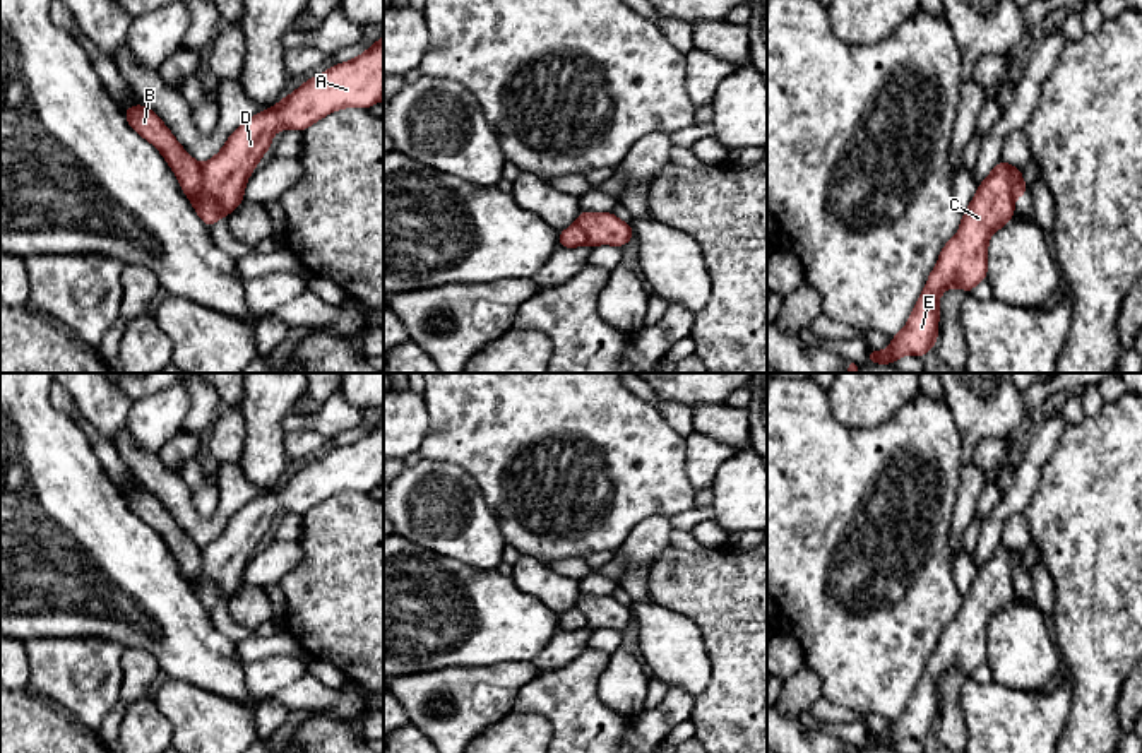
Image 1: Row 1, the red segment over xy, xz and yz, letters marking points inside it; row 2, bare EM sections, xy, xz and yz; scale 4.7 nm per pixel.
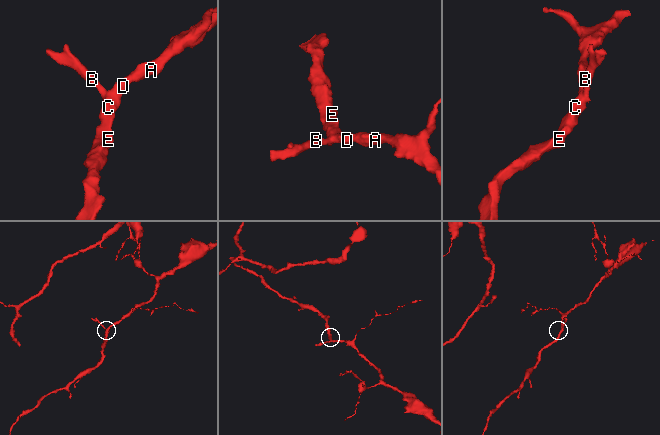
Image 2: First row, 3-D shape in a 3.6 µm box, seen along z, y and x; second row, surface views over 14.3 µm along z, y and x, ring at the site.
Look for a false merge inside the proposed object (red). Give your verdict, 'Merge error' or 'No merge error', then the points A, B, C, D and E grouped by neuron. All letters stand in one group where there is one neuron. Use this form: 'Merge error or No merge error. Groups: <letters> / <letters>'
Merge error. Groups: A C D E / B

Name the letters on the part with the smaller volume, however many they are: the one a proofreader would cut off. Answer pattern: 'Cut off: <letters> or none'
Cut off: B

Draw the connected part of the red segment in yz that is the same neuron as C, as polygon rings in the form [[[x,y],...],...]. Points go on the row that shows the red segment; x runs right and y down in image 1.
[[[998,161],[978,185],[969,209],[962,214],[959,233],[942,248],[906,327],[890,337],[887,351],[868,349],[868,363],[892,365],[906,354],[923,358],[935,347],[940,294],[954,286],[971,294],[972,288],[986,279],[988,240],[1015,216],[1010,175],[1012,164]]]

